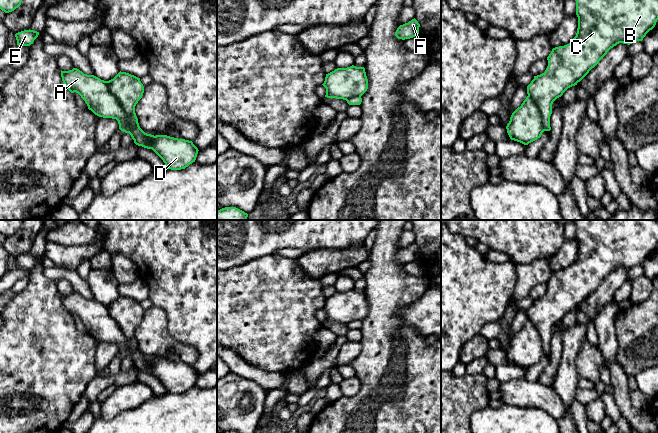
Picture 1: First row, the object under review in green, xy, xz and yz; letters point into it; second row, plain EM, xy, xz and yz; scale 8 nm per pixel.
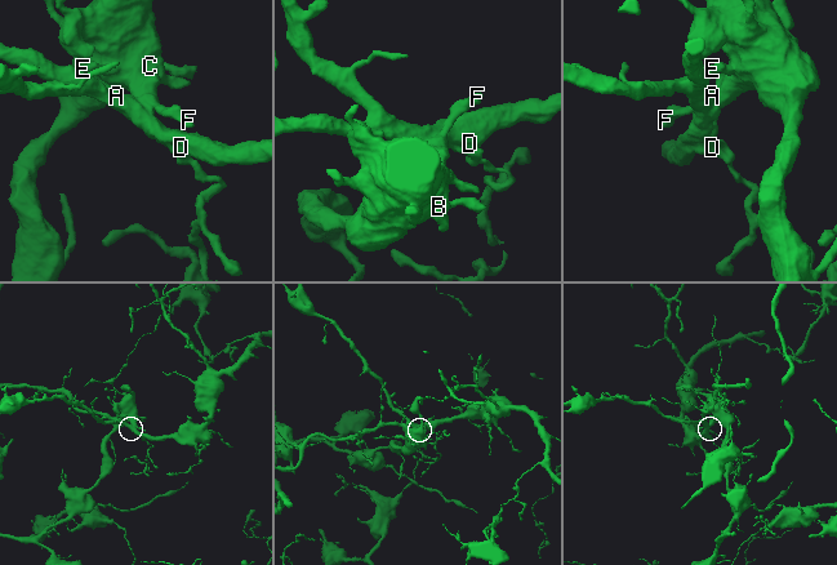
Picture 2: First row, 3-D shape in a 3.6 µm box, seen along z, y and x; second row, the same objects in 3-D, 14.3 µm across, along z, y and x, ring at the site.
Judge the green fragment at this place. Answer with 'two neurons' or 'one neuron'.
two neurons

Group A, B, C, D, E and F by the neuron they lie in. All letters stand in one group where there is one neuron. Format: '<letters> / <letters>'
A D E / B C F

